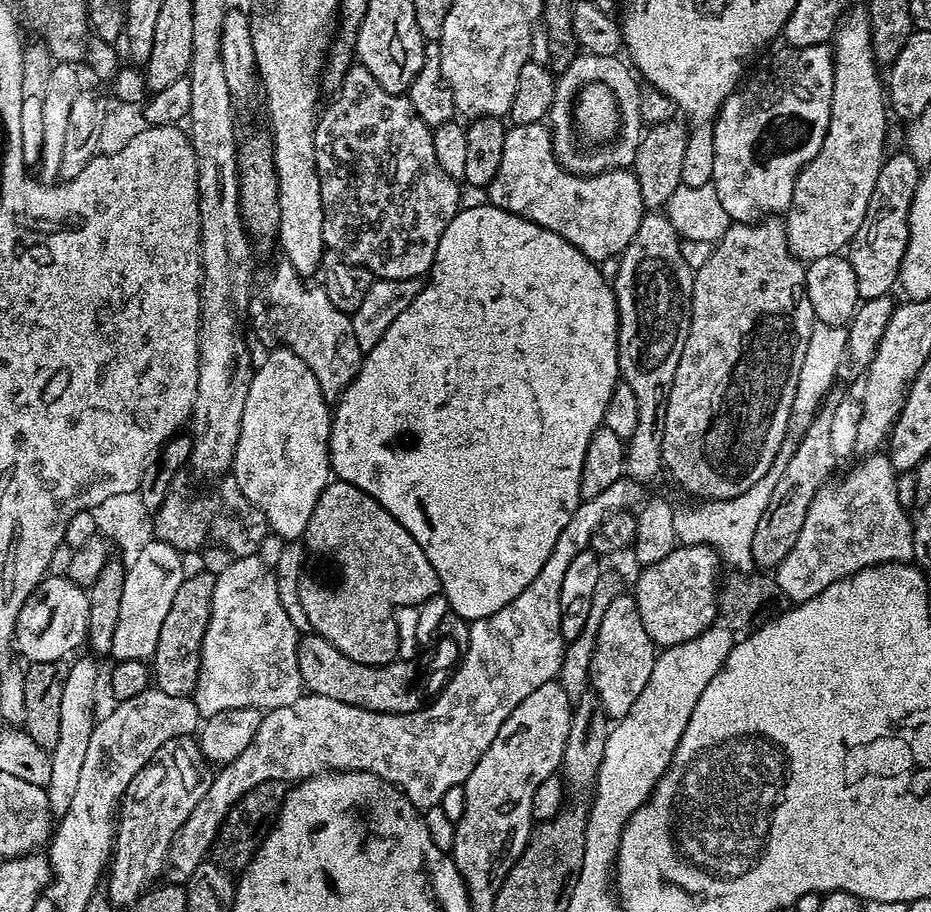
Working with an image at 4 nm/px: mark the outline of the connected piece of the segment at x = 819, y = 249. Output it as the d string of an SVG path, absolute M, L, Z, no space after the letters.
M863 7L855 8L841 19L834 37L834 98L830 106L830 126L826 130L826 138L822 138L822 150L818 150L818 154L814 154L814 158L798 174L790 206L783 217L788 245L801 262L835 256L847 249L854 234L858 234L858 226L862 226L862 218L866 218L870 194L874 194L874 182L878 182L880 168L886 159L884 139L888 136L890 117L886 107L886 88L882 83L881 69L874 58L872 27L867 11Z

